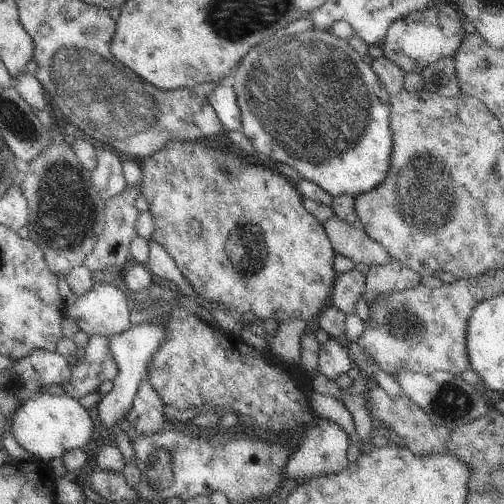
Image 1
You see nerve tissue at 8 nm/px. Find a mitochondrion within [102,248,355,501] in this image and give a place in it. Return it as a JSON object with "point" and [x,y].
{"point":[224,455]}

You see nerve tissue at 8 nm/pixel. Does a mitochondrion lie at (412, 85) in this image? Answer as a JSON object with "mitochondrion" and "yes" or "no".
{"mitochondrion":"no"}

